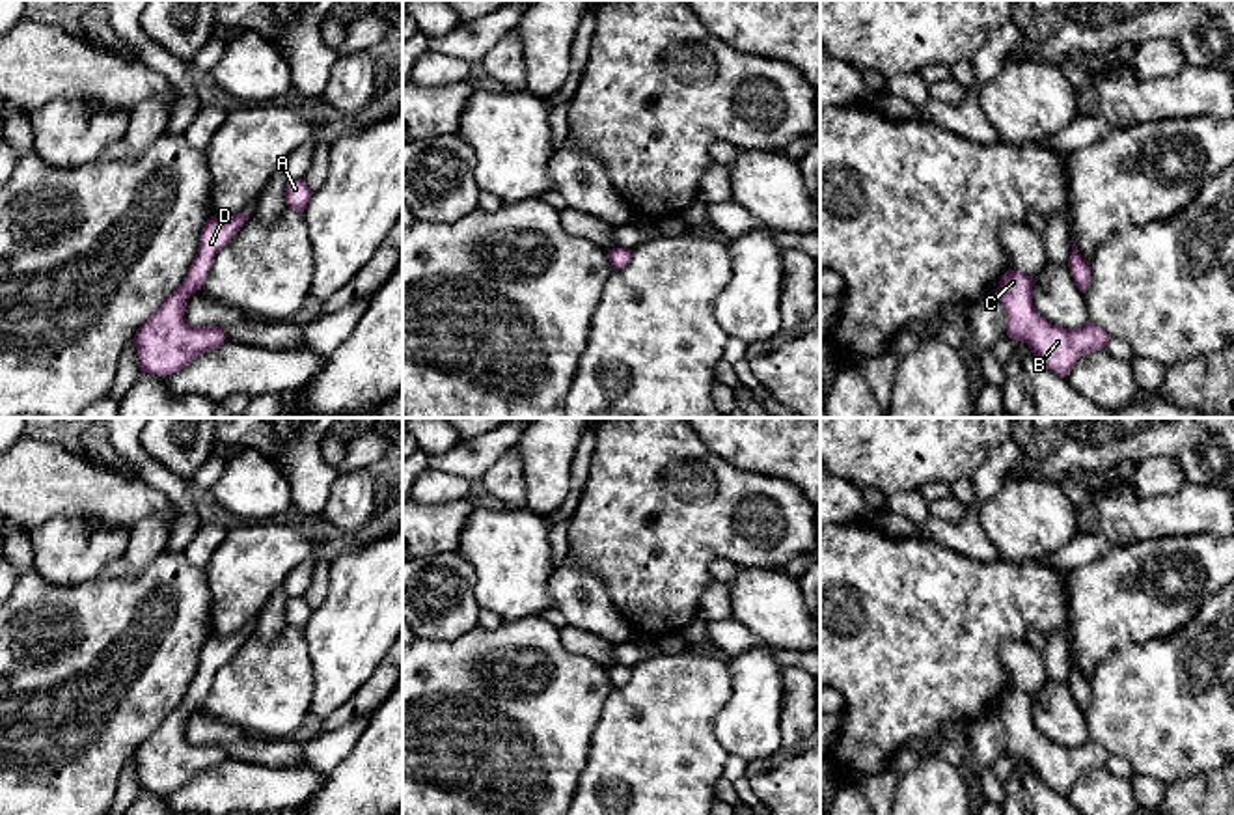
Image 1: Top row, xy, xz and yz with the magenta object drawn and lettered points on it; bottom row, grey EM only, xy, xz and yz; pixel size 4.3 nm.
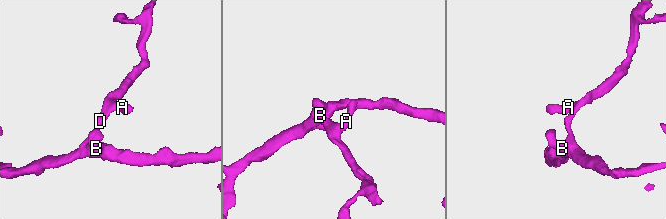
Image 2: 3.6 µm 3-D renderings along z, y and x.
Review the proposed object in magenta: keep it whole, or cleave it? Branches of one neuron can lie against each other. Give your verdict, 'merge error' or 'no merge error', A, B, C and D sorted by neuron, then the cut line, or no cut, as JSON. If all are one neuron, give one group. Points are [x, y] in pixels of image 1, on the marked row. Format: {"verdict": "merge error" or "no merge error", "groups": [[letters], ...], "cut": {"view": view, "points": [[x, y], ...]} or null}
{"verdict": "no merge error", "groups": [["A", "B", "C", "D"]], "cut": null}

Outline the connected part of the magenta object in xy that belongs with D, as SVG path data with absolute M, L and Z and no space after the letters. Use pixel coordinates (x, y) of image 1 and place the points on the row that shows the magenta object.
M250 213L231 218L211 216L199 235L198 254L183 283L136 330L136 356L142 373L168 377L227 339L218 326L192 326L185 319L186 300L201 291L216 254L240 231Z

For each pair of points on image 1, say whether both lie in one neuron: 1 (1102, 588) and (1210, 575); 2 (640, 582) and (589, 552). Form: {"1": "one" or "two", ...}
{"1": "one", "2": "one"}

